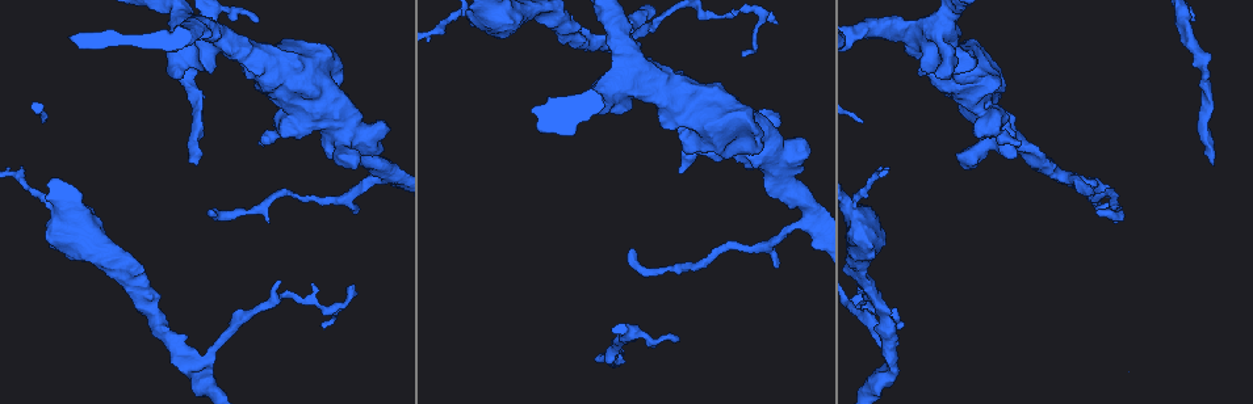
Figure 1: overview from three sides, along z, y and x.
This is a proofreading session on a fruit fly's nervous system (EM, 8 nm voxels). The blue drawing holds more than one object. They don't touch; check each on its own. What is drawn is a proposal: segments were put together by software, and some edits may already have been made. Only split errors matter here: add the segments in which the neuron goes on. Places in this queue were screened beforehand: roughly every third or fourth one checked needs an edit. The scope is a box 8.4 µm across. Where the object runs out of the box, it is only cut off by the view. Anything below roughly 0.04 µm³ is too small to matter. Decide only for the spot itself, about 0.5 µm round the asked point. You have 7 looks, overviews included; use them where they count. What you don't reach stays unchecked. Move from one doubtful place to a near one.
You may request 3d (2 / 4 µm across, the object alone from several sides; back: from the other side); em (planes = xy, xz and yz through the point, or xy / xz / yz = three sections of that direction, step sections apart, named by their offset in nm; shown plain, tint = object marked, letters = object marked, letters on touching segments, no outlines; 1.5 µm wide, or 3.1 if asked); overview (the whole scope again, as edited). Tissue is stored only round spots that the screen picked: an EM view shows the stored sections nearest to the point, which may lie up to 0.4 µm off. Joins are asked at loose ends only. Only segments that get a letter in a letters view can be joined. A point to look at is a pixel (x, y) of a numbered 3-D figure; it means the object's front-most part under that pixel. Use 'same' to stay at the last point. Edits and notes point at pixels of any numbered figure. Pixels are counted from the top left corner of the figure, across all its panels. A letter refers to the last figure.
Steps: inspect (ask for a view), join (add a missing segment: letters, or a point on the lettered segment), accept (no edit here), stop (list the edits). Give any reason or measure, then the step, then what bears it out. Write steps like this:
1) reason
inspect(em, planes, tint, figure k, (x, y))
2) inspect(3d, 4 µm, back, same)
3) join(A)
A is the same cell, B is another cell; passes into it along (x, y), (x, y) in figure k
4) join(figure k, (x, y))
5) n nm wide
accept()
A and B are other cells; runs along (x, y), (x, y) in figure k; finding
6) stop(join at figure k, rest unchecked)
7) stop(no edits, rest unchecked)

thin end
inspect(3d, 2 µm, figure 1, (350, 286))

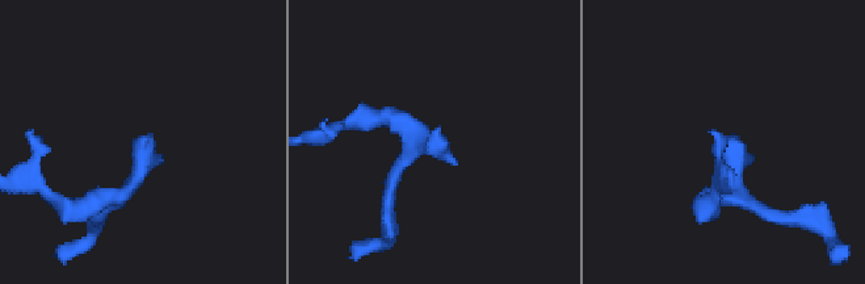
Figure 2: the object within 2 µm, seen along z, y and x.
inspect(em, xy, step 4, tint, figure 2, (150, 135))

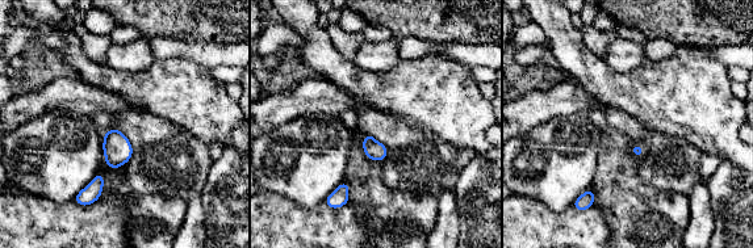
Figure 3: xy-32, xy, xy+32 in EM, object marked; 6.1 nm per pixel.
inspect(em, planes, letters, same)

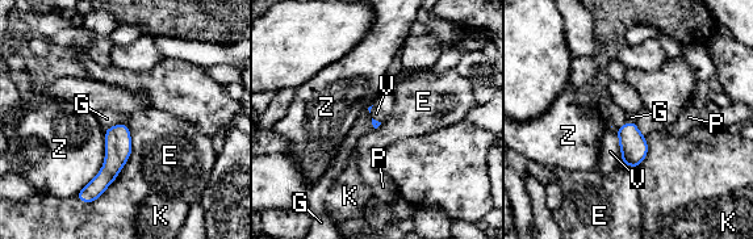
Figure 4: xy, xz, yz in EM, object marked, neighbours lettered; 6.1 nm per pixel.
accept()
E, G, K, P, V and Z are other cells; border along (125, 122), (132, 154), (114, 179) in figure 4; no lettered segment goes on from it

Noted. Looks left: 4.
thick end
inspect(em, planes, letters, figure 1, (806, 143))

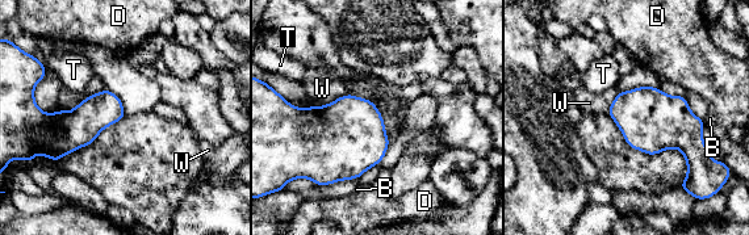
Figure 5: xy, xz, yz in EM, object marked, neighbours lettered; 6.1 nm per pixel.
accept()
B, D, T and W are other cells; border along (350, 93), (313, 106) in figure 5; no lettered segment goes on from it

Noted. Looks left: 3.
long arm stops here
inspect(em, planes, letters, figure 1, (196, 166))

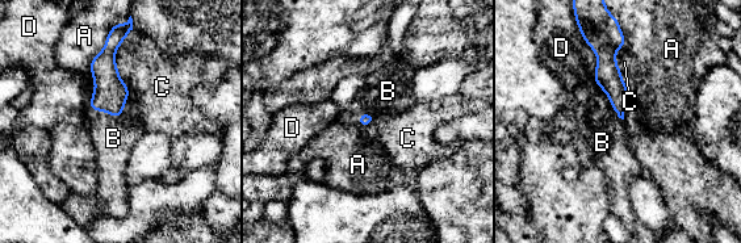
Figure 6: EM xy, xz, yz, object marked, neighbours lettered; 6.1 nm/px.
C touches over 380 nm
join(B)
B is the same cell, A, C and D are other cells; passes into it along (111, 93), (114, 116), (113, 138) in figure 6; it goes on there

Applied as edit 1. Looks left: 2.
stop(join at figure 6, rest unchecked)

